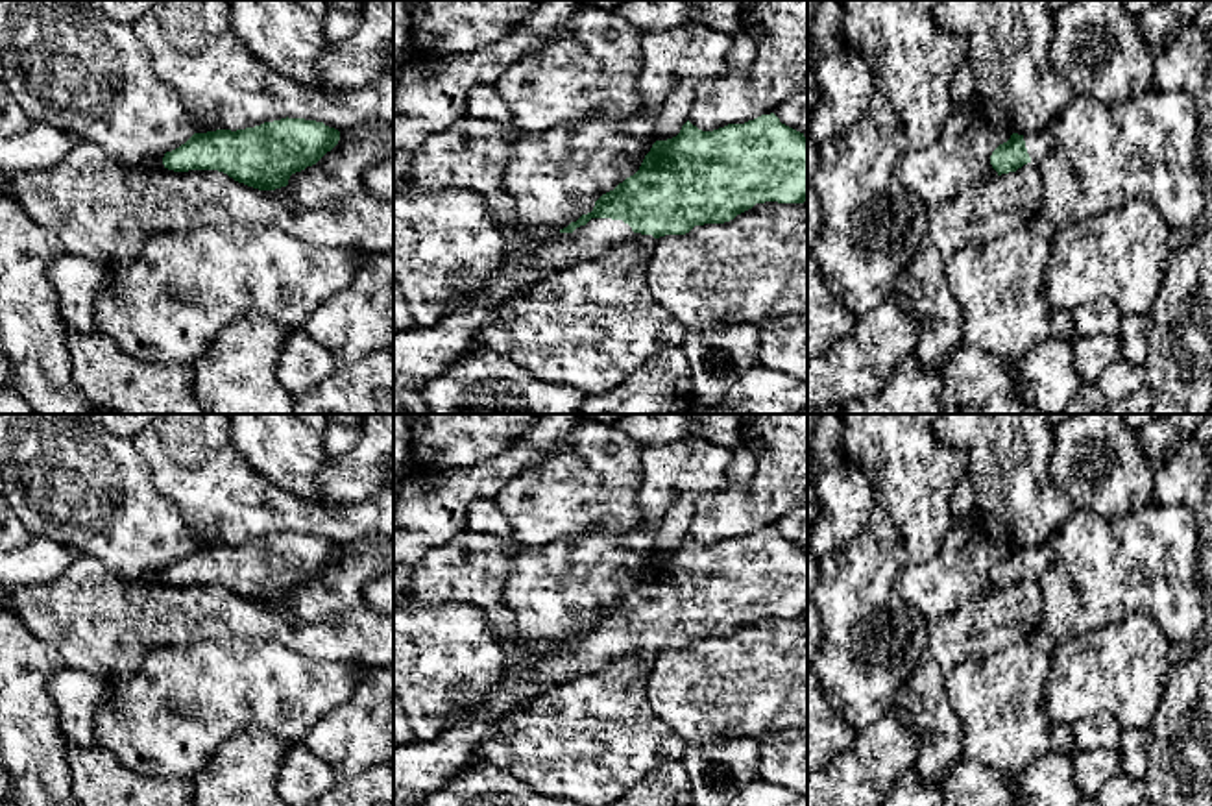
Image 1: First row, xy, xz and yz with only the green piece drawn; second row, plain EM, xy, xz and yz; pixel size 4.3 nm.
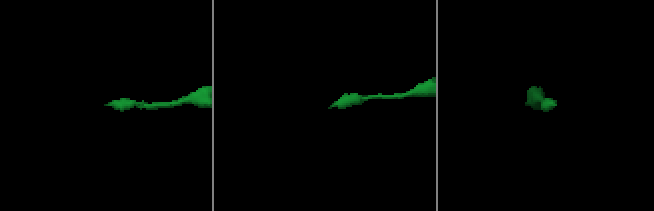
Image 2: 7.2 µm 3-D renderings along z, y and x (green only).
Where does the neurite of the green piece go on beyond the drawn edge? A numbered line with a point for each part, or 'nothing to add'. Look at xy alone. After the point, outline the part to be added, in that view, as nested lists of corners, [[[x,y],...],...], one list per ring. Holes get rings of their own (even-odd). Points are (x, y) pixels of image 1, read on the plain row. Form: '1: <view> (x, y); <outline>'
nothing to add

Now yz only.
1: yz (1039, 561); [[[1049,545],[1024,549],[1031,577],[1038,579],[1055,564],[1055,553]]]

